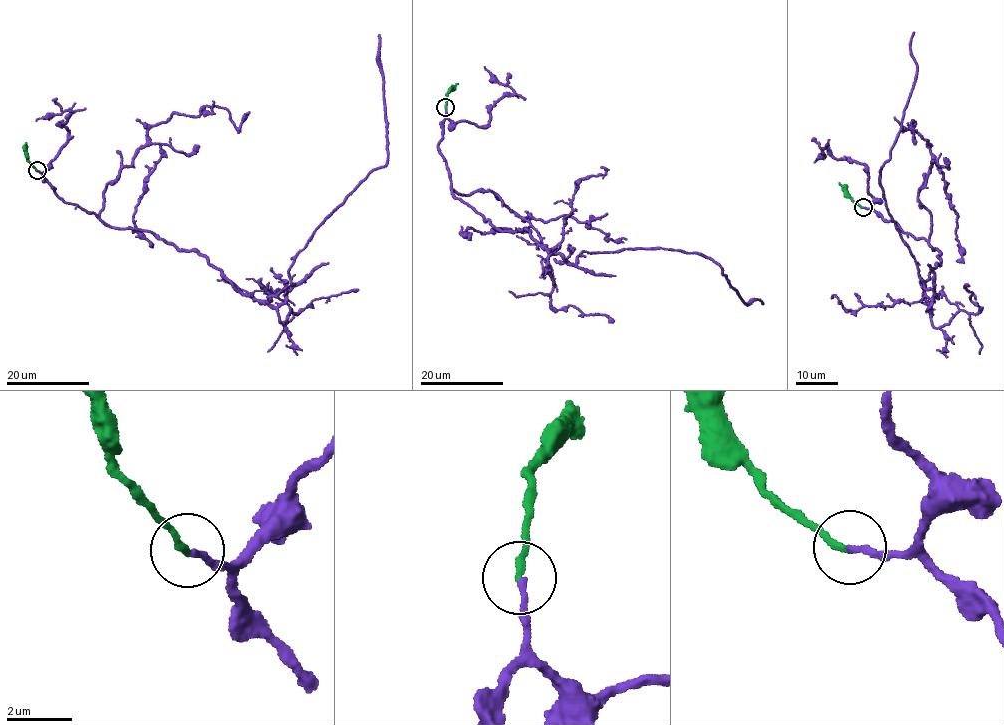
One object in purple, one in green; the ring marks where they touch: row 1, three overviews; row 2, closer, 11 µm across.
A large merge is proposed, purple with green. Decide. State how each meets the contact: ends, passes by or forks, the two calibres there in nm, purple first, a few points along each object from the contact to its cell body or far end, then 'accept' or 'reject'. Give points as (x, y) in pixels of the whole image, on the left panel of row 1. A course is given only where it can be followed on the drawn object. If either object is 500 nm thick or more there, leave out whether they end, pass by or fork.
purple ends | green ends | 170/200 nm | purple via (37, 170), (66, 202), (195, 250), (231, 284), (279, 307), (293, 258), (387, 159), (379, 35) | green via (37, 170), (28, 161), (26, 142) | accept

